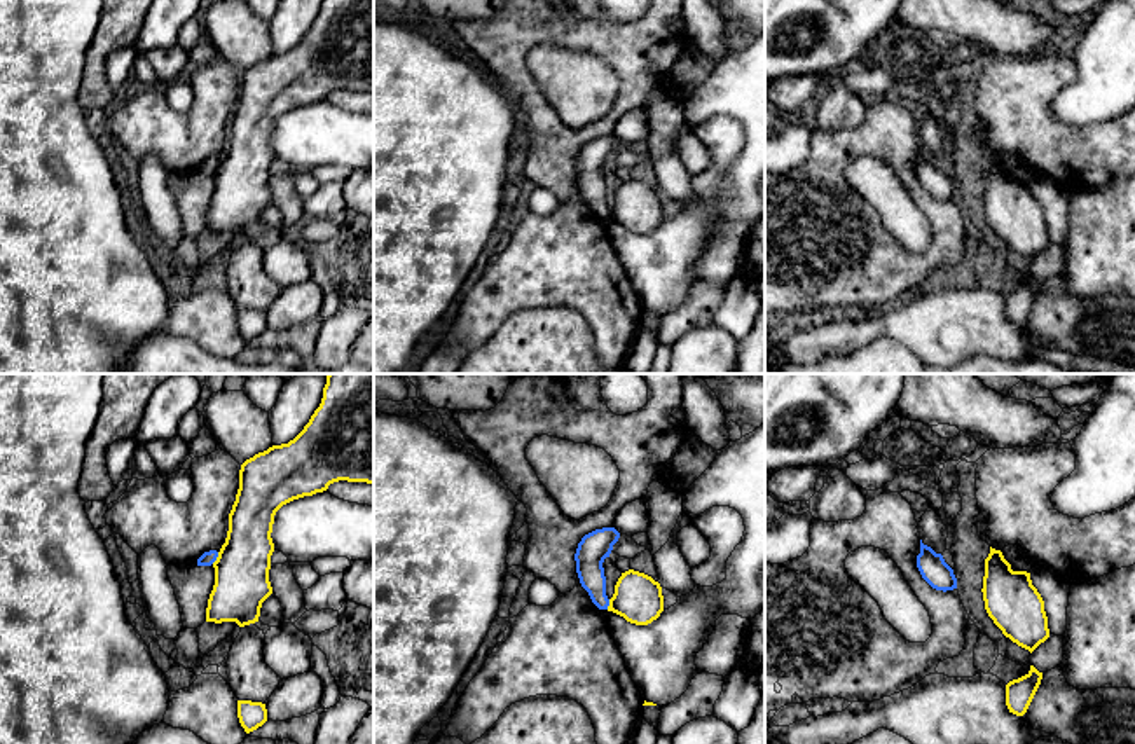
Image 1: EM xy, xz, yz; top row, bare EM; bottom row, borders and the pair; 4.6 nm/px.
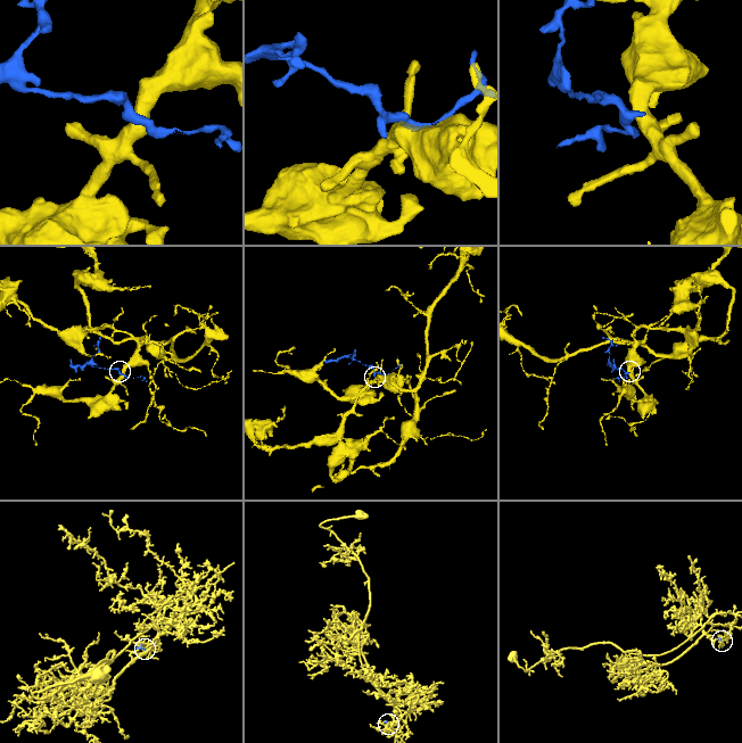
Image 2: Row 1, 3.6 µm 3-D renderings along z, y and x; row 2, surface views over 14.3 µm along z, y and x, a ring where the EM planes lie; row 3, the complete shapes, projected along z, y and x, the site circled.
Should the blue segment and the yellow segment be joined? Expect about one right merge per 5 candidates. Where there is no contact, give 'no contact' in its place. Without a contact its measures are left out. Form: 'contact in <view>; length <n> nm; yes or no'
contact in xy; length 70 nm; no

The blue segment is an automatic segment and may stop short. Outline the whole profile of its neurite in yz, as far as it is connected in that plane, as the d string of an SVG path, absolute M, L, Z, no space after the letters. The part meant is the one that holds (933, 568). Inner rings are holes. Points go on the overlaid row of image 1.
M922 540L917 568L932 589L943 592L957 589L953 569L945 562L941 554L936 554L931 547L924 545Z

